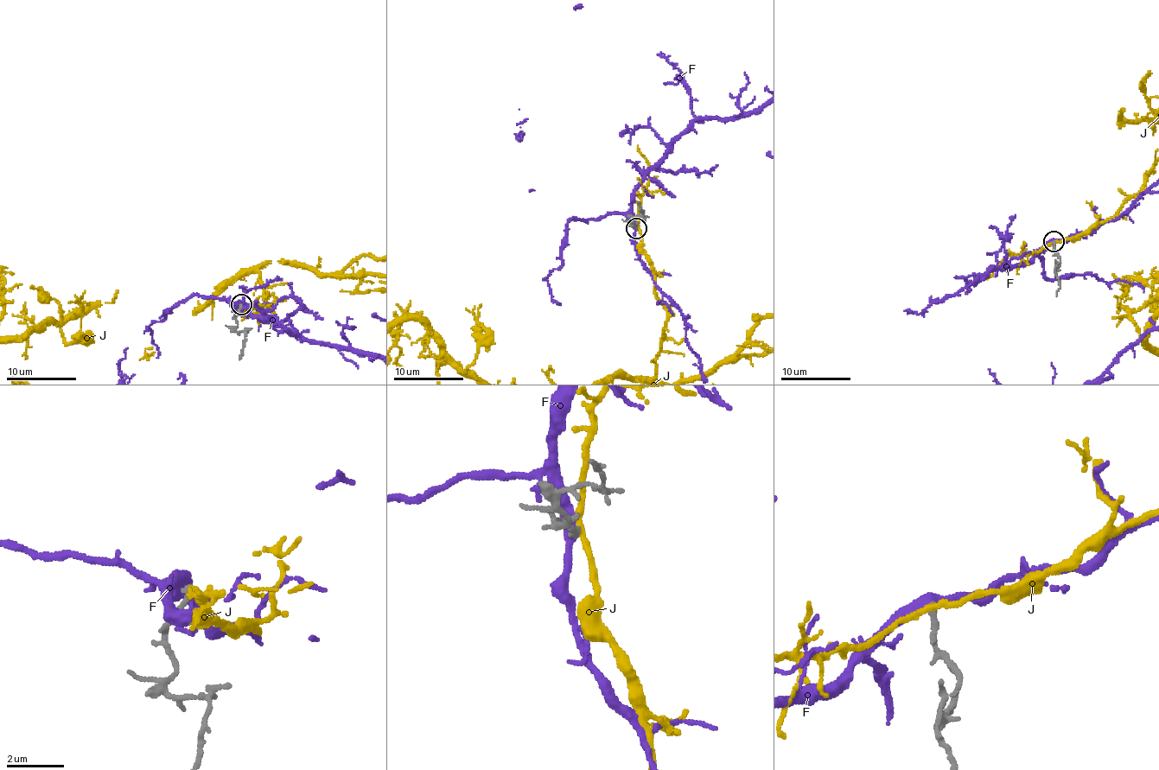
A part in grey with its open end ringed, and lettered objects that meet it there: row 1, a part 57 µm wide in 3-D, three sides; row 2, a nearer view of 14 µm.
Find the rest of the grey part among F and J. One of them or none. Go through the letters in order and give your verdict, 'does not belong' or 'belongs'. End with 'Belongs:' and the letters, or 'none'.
F: belongs
J: does not belong
Belongs: F

